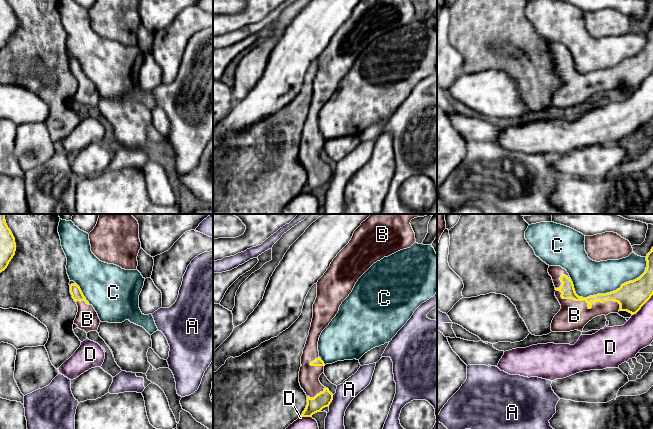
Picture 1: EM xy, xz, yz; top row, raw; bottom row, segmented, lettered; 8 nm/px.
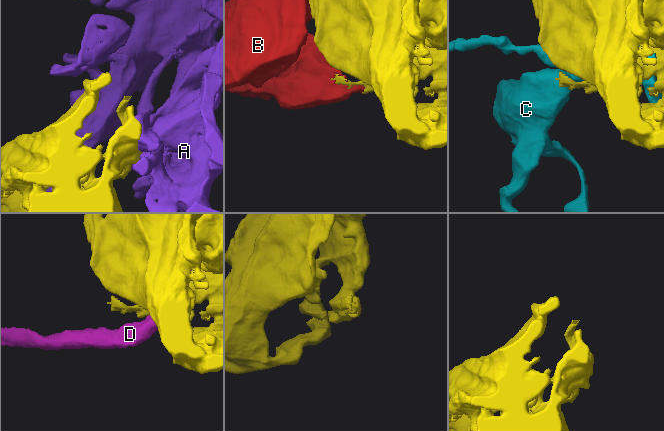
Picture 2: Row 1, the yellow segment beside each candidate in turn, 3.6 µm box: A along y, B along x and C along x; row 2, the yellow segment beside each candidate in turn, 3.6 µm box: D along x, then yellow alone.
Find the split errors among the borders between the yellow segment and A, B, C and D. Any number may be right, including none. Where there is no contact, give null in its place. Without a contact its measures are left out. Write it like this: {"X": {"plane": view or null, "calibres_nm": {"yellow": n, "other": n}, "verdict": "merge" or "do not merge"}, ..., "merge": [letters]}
{"A": {"plane": "xz", "calibres_nm": {"yellow": 120, "other": 160}, "verdict": "do not merge"}, "B": {"plane": "yz", "calibres_nm": {"yellow": 110, "other": 240}, "verdict": "merge"}, "C": {"plane": "yz", "calibres_nm": {"yellow": 240, "other": 260}, "verdict": "do not merge"}, "D": {"plane": "yz", "calibres_nm": {"yellow": 240, "other": 260}, "verdict": "do not merge"}, "merge": ["B"]}

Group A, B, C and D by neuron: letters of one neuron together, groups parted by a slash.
A / B / C / D

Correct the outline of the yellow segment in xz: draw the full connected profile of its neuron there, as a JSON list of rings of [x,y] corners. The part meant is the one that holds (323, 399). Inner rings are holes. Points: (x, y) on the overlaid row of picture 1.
[[[371,214],[354,231],[349,243],[316,283],[313,318],[299,371],[299,383],[307,395],[307,405],[301,417],[312,417],[329,407],[333,400],[333,394],[319,381],[325,366],[318,351],[322,331],[336,316],[358,279],[374,263],[416,243],[410,222],[427,215],[434,214]]]

